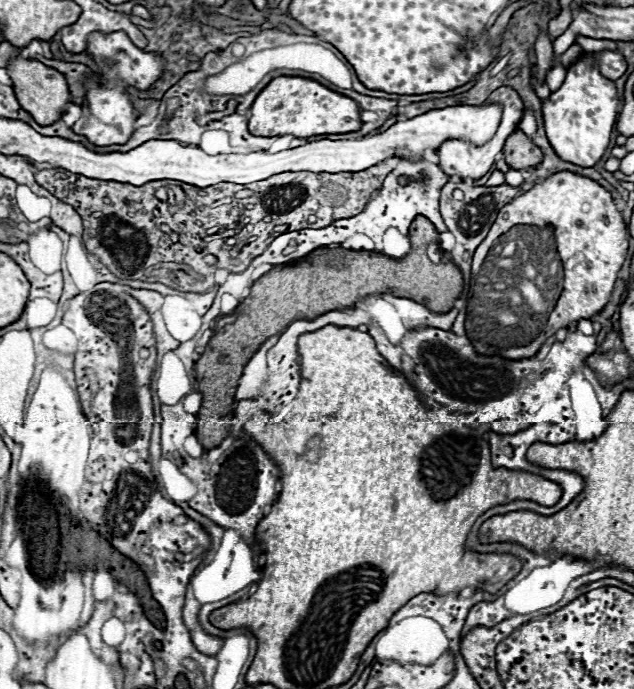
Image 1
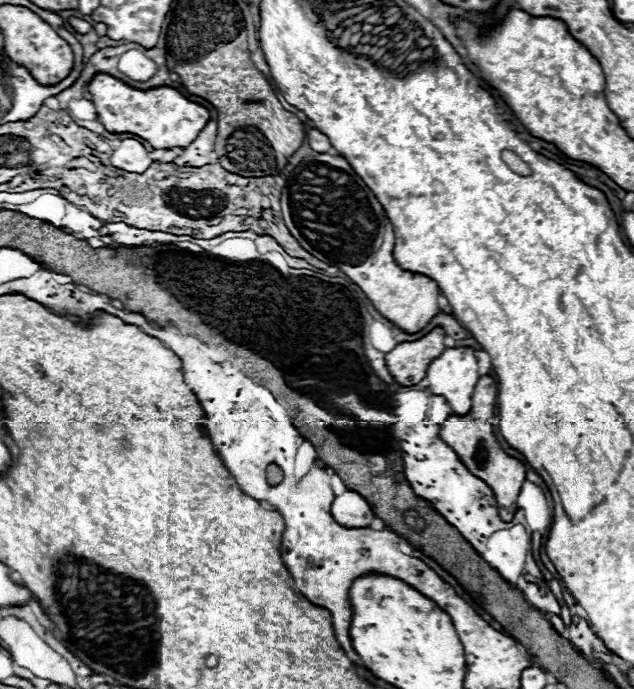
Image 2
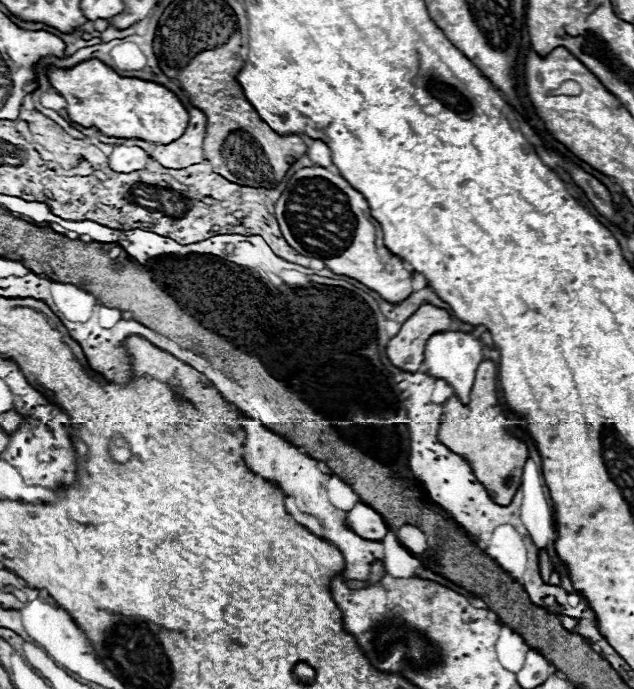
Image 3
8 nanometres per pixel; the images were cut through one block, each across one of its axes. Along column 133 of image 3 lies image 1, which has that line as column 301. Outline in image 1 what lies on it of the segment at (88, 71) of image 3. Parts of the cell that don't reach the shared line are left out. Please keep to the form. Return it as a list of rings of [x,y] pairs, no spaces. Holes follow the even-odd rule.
[[[278,76],[274,78],[250,106],[248,130],[254,136],[296,136],[310,138],[318,134],[346,134],[360,130],[360,108],[358,104],[342,96],[316,80],[298,76]]]

